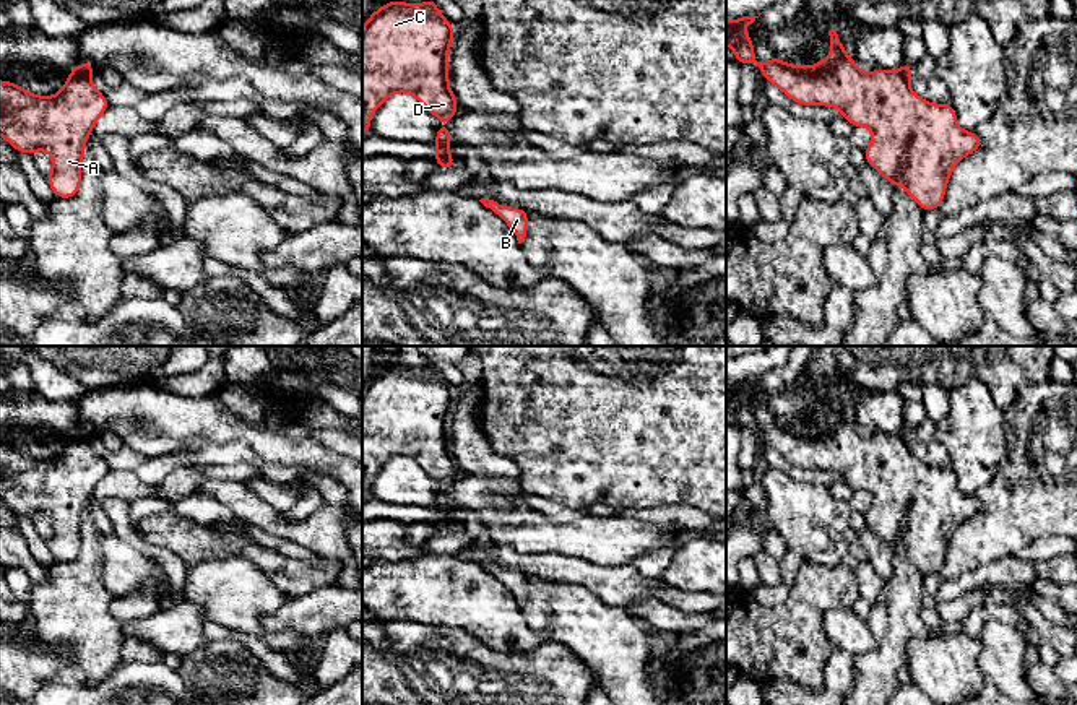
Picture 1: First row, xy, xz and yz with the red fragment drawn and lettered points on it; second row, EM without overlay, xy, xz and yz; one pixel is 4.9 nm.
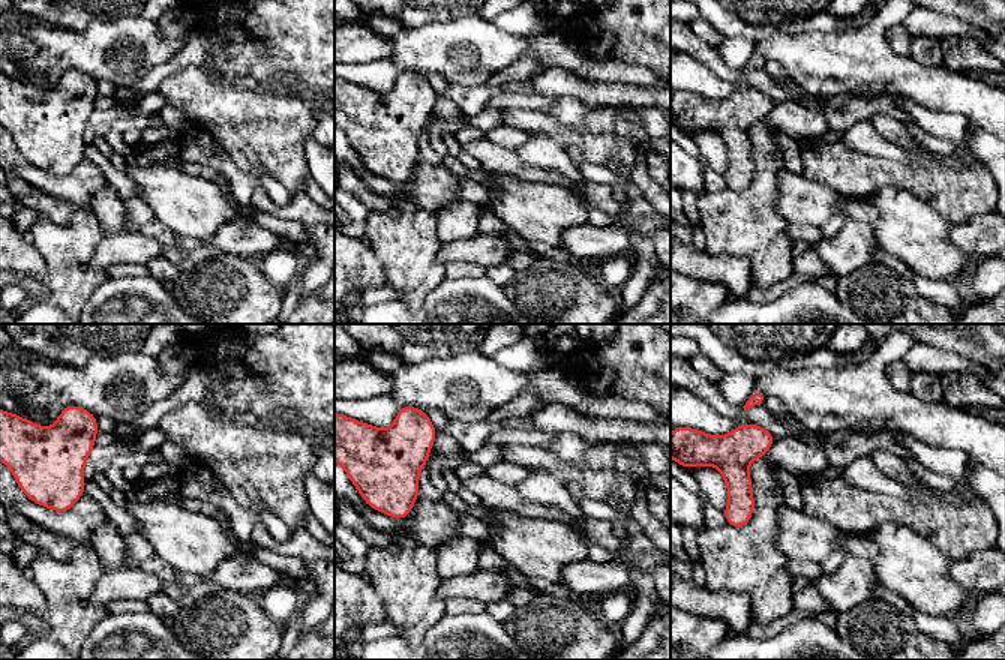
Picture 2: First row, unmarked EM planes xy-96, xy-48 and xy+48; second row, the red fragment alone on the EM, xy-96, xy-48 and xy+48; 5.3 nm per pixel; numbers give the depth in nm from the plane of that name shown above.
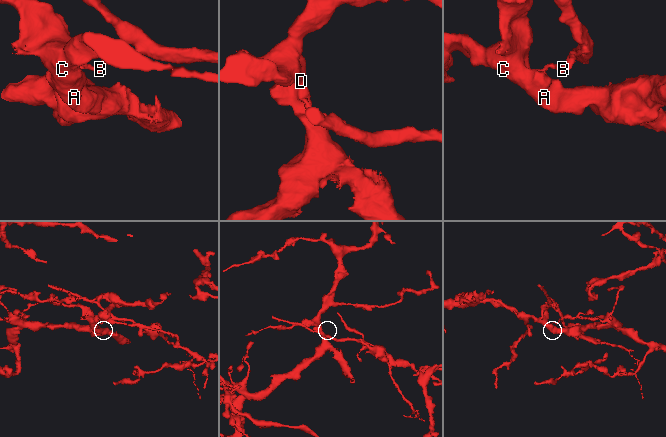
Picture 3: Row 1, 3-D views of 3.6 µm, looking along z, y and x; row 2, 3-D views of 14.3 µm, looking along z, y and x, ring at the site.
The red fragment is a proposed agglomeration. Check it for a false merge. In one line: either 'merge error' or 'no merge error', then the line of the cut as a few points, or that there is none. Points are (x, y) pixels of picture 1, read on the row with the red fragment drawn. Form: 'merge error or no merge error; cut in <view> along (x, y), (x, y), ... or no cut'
merge error; cut in xy along (70, 72), (88, 73)

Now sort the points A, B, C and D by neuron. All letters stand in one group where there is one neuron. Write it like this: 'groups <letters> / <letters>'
groups A C D / B

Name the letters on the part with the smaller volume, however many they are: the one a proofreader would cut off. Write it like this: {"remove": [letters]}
{"remove": ["B"]}

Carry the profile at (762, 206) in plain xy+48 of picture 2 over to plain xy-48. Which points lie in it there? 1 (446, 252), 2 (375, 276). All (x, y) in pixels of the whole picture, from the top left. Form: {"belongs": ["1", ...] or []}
{"belongs": []}

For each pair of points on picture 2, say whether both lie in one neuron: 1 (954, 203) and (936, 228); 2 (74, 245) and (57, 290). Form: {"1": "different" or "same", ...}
{"1": "different", "2": "same"}

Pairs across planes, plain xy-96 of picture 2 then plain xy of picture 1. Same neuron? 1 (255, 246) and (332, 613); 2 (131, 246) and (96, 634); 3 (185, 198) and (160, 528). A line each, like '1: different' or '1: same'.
1: same
2: different
3: different

